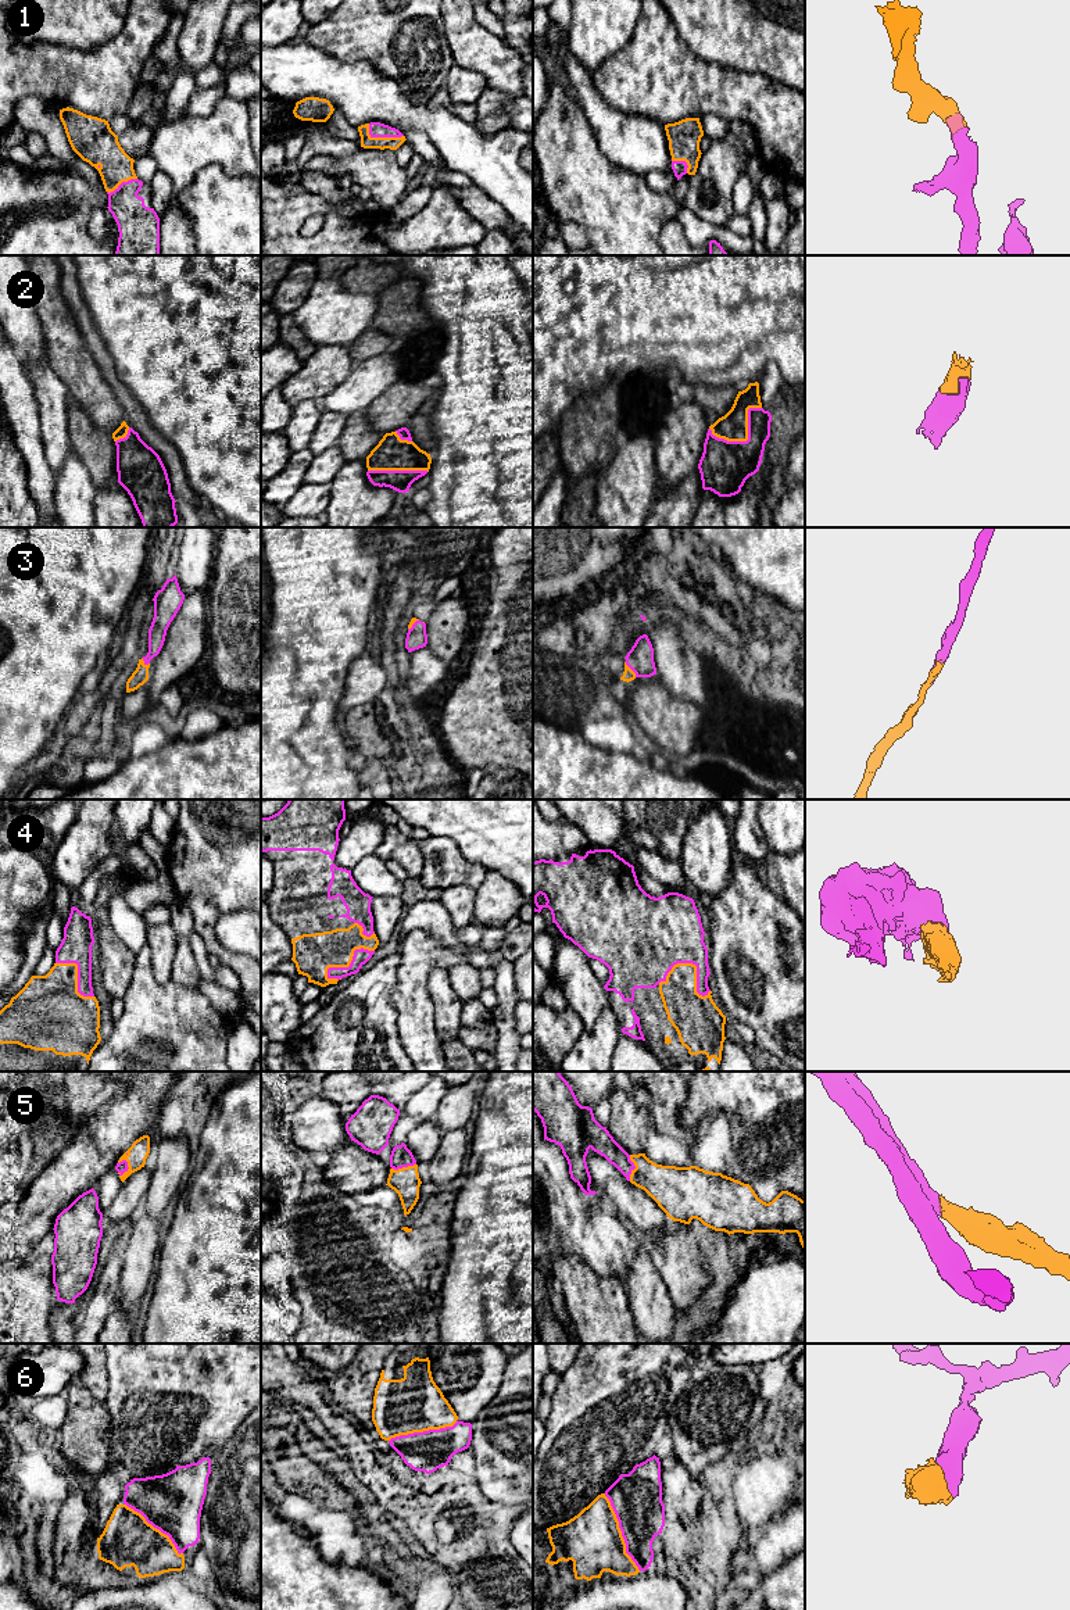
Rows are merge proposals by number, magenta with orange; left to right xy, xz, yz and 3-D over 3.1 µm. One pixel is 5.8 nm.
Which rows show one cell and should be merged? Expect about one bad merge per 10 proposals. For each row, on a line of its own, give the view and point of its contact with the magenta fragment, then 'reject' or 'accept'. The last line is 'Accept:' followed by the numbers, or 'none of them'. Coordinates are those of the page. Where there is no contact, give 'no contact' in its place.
1: meets magenta in xz at (382, 136); accept
2: meets magenta in yz at (748, 436); accept
3: meets magenta in yz at (630, 668); accept
4: meets magenta in yz at (694, 963); accept
5: meets magenta in xy at (128, 1167); accept
6: meets magenta in yz at (622, 1532); accept
Accept: 1, 2, 3, 4, 5, 6

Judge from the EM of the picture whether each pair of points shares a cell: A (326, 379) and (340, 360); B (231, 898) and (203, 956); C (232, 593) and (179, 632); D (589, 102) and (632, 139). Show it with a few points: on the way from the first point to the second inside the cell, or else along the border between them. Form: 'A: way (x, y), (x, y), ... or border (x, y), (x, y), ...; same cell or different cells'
A: way (326, 375), (336, 364); same cell
B: border (193, 930), (208, 955); different cells
C: border (206, 591), (207, 630); different cells
D: way (600, 113), (621, 133); same cell

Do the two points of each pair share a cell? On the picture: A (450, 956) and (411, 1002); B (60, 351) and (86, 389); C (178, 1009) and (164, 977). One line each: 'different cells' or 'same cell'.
A: same cell
B: same cell
C: different cells

